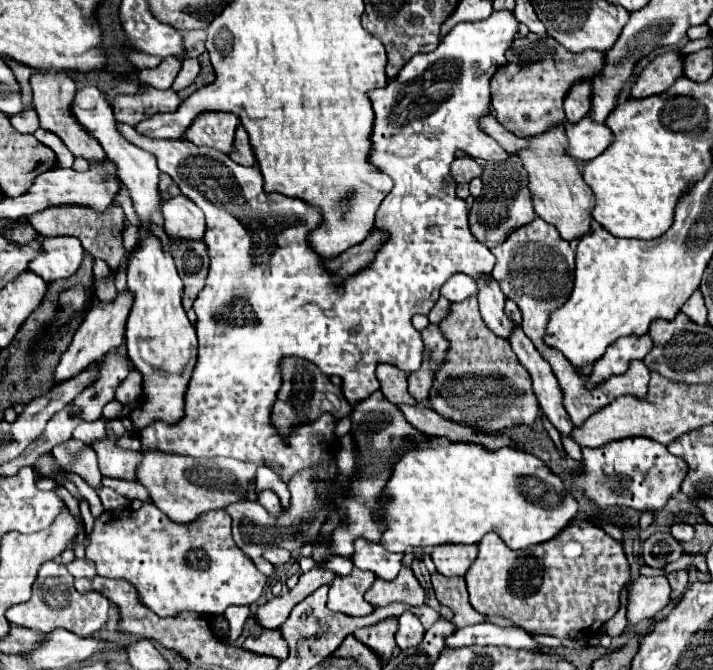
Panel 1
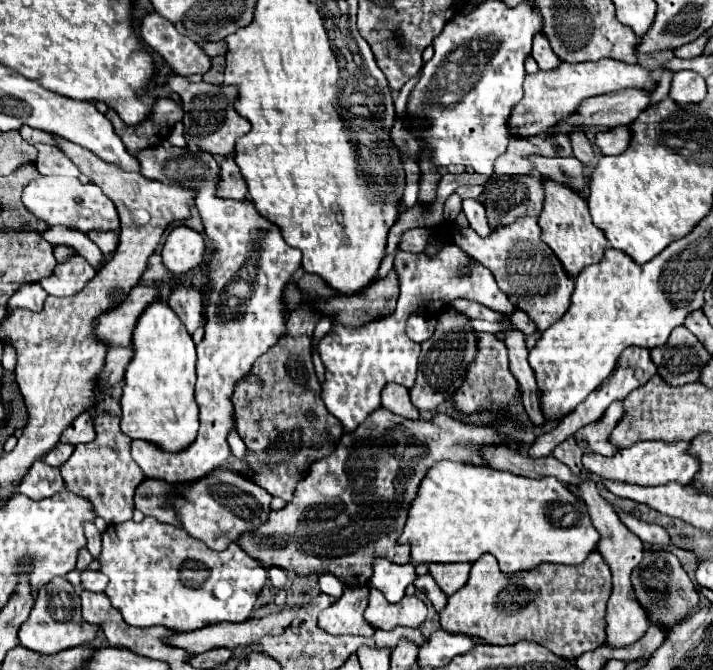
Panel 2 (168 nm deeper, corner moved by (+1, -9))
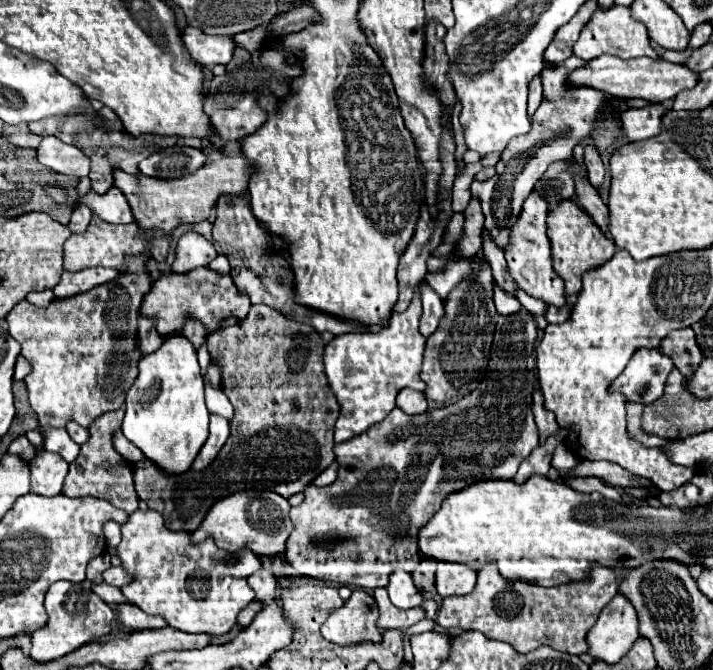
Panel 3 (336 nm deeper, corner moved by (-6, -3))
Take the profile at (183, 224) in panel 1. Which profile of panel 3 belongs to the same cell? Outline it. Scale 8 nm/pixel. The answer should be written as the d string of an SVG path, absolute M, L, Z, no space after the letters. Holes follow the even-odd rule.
M187 231L177 241L173 271L189 273L195 267L207 267L217 257L217 251L211 241L207 241L197 231Z

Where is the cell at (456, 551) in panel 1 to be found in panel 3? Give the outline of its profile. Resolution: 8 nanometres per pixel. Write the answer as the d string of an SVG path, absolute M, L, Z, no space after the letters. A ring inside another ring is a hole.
M437 563L437 593L441 597L451 597L451 595L467 595L475 587L477 573L469 569L467 565L457 565L457 563Z

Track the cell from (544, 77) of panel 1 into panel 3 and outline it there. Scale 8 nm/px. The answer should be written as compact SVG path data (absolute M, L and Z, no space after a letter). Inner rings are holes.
M601 55L597 59L591 59L579 69L573 69L569 73L569 87L591 87L599 89L607 95L617 95L617 97L641 97L653 103L663 103L667 99L673 99L679 91L691 89L697 83L697 73L687 69L685 65L669 63L665 59L649 59L649 57L637 57L637 59L621 59L613 55Z

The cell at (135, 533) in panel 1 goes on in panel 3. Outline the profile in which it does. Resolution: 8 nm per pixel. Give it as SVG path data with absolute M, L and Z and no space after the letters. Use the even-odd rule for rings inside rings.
M135 511L133 517L125 525L121 525L123 539L117 547L117 557L121 559L121 567L133 575L131 583L123 585L121 591L125 599L137 605L147 615L159 615L167 621L169 627L187 631L187 633L209 633L223 635L235 623L237 615L255 599L253 589L247 585L247 577L263 567L261 559L251 549L239 549L237 553L225 553L217 549L213 539L205 539L201 543L191 541L191 533L171 531L165 527L161 513L157 511Z

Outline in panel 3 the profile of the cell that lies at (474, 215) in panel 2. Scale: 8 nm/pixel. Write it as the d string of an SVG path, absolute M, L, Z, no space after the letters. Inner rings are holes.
M483 229L483 233L481 233L481 237L483 237L483 255L485 255L485 259L489 261L489 265L491 265L491 269L493 269L493 279L501 285L501 289L505 289L507 293L515 293L515 289L517 289L517 285L515 285L515 281L511 279L511 275L507 273L507 261L505 261L505 257L503 257L503 249L501 247L497 247L497 243L493 241L493 237L489 237L489 231L487 229Z

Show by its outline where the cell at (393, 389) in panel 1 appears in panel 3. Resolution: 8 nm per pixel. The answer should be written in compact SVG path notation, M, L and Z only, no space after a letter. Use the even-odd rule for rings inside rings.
M401 389L401 393L397 395L397 407L403 409L407 415L419 415L427 411L427 399L421 391Z

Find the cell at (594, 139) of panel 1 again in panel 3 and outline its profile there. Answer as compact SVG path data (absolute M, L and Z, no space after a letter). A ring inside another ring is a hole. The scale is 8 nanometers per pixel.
M653 103L643 109L627 109L621 115L623 123L623 135L627 141L643 141L661 131L661 115L665 113L665 107L661 103Z

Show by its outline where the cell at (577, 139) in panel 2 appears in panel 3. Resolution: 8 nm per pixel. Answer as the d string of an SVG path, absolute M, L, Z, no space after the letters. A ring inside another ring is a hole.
M589 143L589 145L585 147L585 155L583 155L583 159L585 159L585 165L587 165L587 169L589 169L589 181L593 183L593 187L599 189L599 187L603 185L605 167L603 167L603 161L601 161L601 155L599 155L597 147Z

